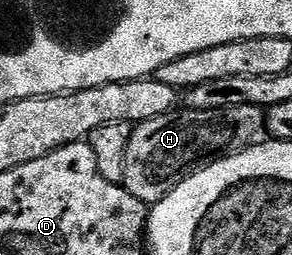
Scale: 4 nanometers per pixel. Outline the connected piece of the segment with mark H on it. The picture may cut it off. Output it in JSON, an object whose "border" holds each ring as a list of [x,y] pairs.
{"border":[[[229,105],[229,109],[204,111],[176,109],[134,124],[129,150],[125,152],[125,177],[121,186],[142,203],[154,205],[193,173],[268,139],[267,112],[261,107]]]}

